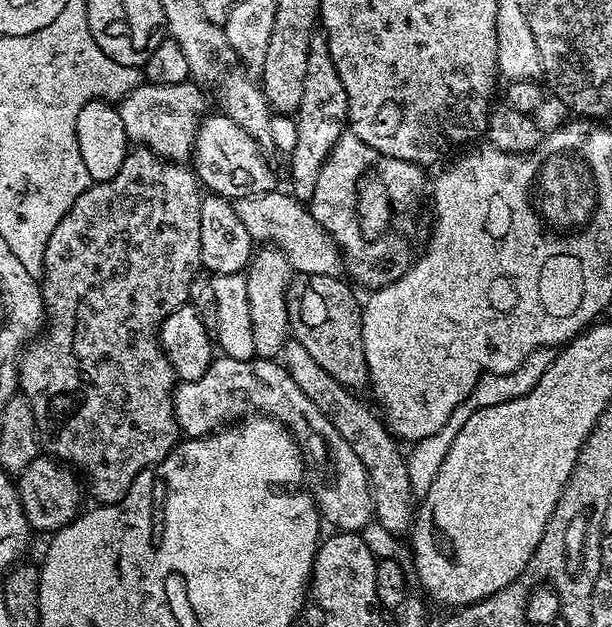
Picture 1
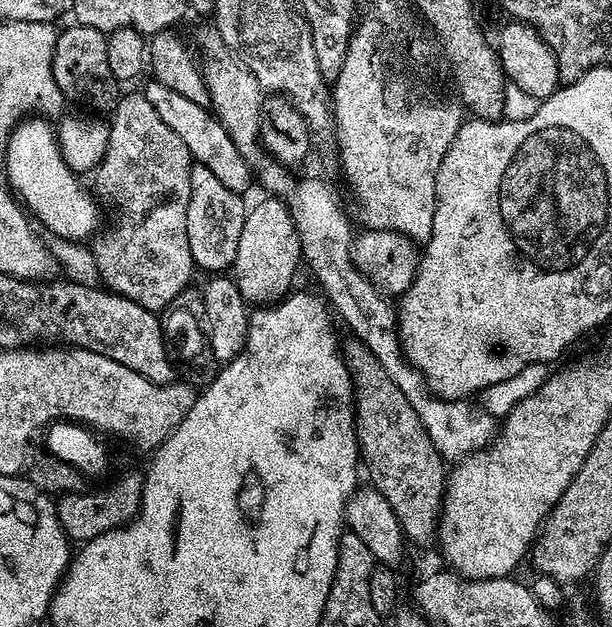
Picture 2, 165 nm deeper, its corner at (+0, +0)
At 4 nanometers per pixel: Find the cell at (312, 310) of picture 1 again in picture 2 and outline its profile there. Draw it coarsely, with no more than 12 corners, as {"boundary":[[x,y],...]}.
{"boundary":[[361,340],[356,442],[409,545],[435,545],[446,461]]}

